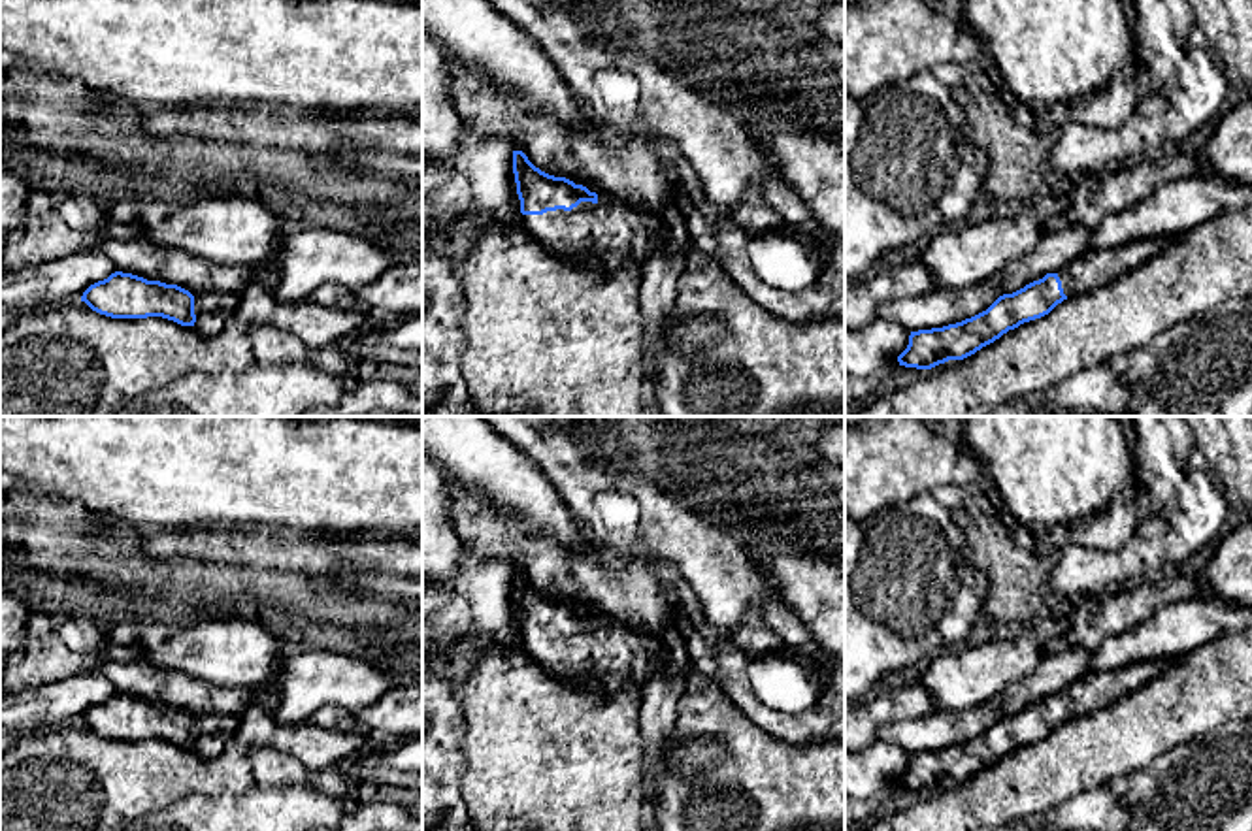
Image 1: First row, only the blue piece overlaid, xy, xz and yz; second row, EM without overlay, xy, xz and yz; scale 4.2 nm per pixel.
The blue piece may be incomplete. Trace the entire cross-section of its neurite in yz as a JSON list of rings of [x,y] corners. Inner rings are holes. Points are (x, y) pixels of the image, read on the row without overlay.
[[[1148,660],[1116,671],[1090,671],[1058,695],[1046,695],[1013,716],[999,718],[971,741],[911,754],[898,784],[905,790],[931,791],[948,782],[964,782],[1009,752],[1048,737],[1063,722],[1092,714],[1137,692],[1177,660]]]

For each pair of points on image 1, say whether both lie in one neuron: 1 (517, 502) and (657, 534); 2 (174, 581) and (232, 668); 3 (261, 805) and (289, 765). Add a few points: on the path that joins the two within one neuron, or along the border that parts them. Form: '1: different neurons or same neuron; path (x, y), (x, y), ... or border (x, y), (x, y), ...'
1: different neurons; border (545, 473), (557, 494), (572, 509)
2: different neurons; border (234, 613), (166, 622)
3: different neurons; border (308, 782), (257, 786)

